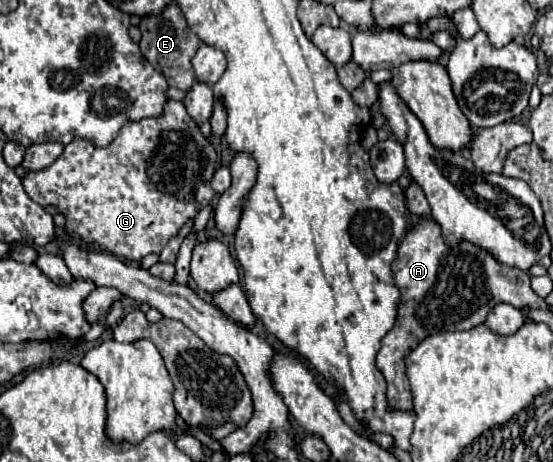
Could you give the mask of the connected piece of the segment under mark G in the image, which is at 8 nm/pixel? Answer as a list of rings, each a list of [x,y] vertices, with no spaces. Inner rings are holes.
[[[169,100],[161,118],[127,122],[107,148],[97,148],[87,140],[73,140],[51,166],[27,172],[21,182],[33,202],[41,206],[51,204],[65,216],[65,232],[69,236],[85,244],[99,244],[103,250],[129,262],[139,262],[147,254],[159,254],[163,246],[179,234],[181,226],[213,200],[215,194],[209,186],[209,178],[215,166],[217,154],[211,142],[201,134],[193,118],[189,118],[183,102]]]

